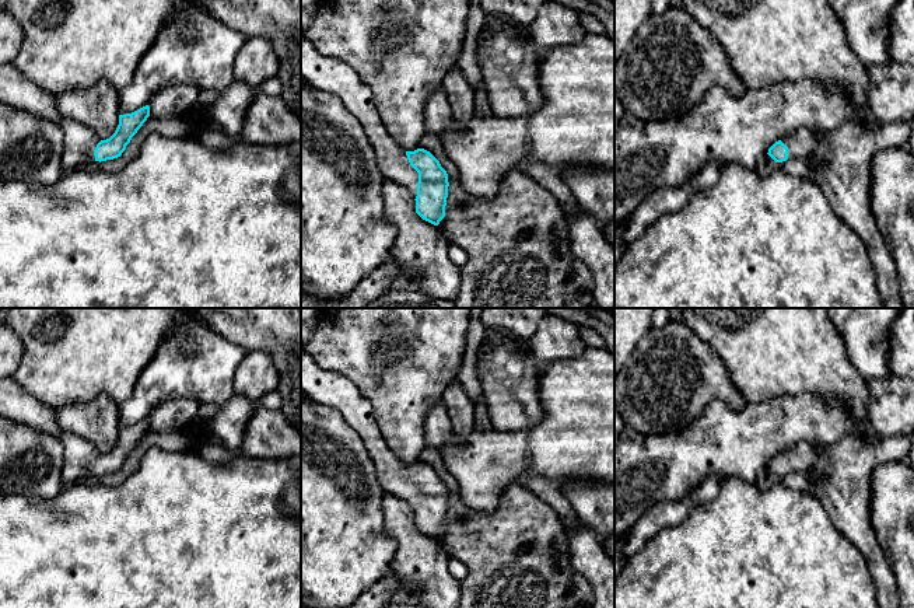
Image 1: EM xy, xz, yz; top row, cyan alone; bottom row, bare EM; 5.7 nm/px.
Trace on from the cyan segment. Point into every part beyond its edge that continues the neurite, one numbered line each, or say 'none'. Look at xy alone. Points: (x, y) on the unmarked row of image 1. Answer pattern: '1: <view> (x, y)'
1: xy (79, 456)

